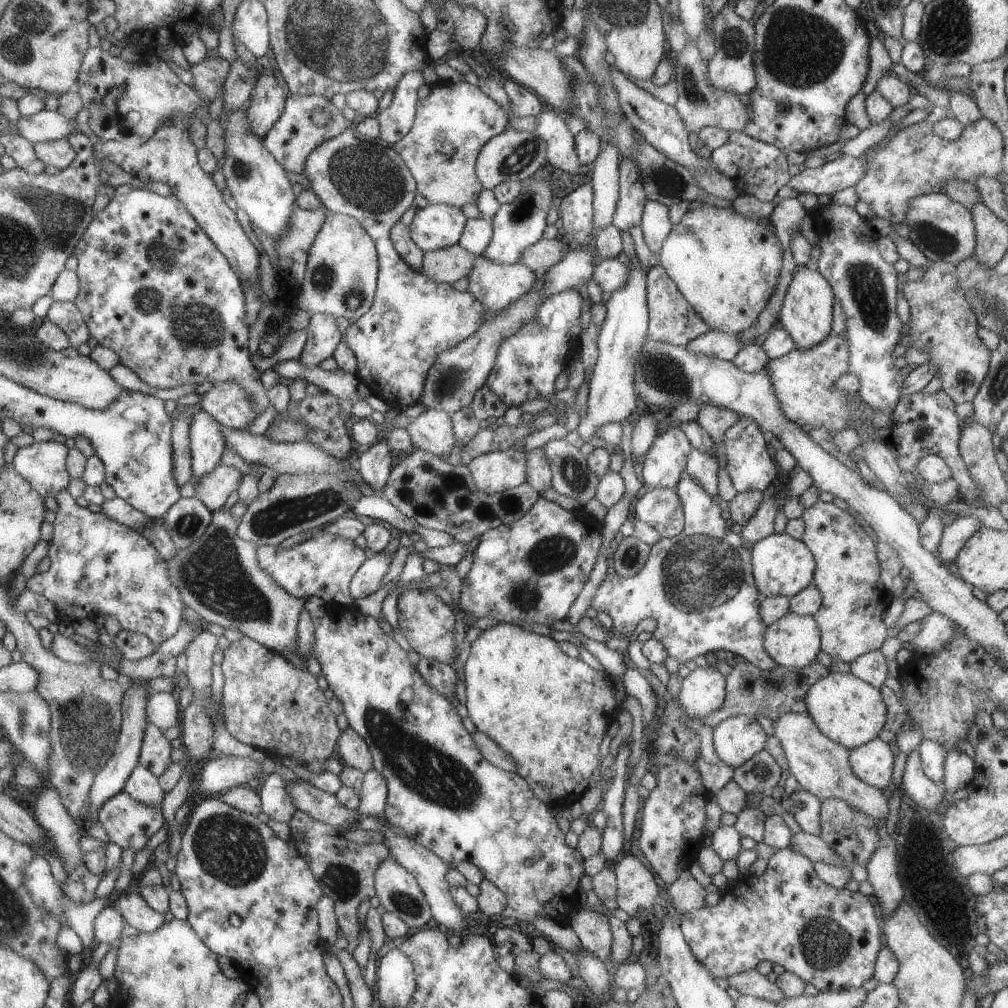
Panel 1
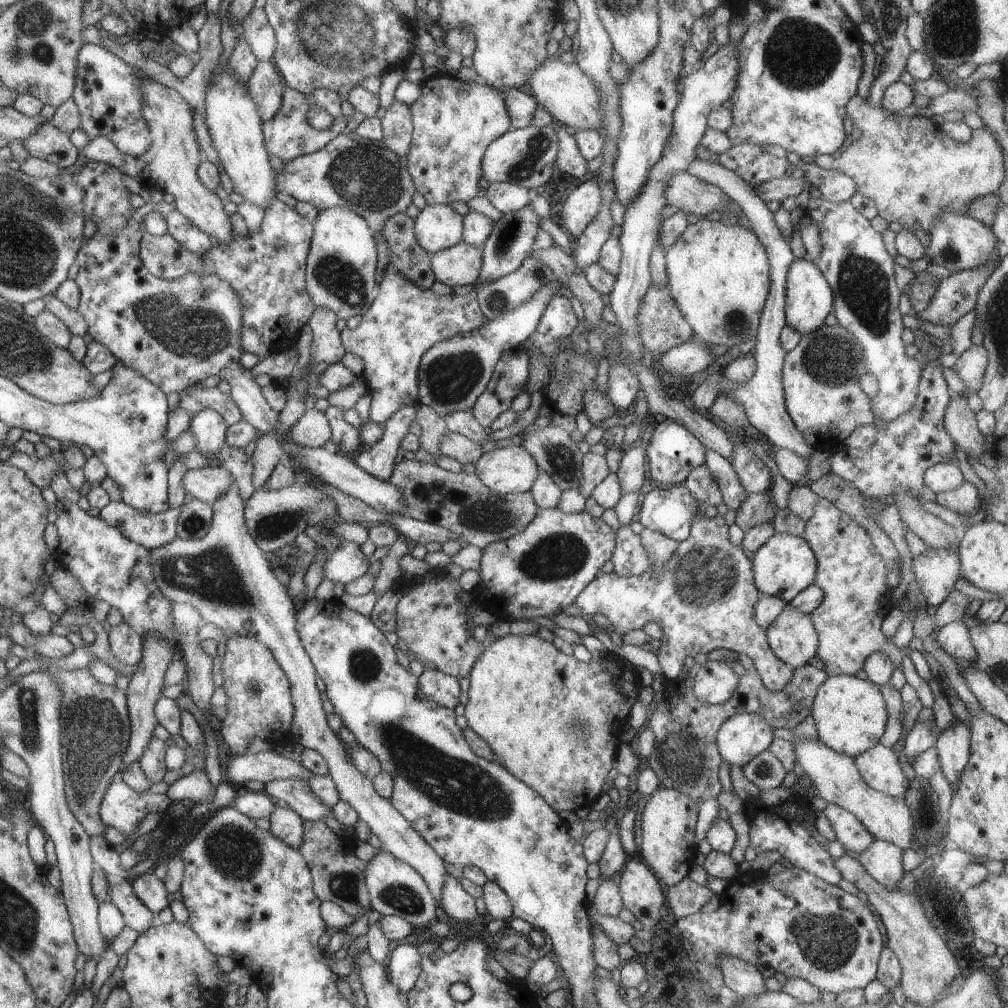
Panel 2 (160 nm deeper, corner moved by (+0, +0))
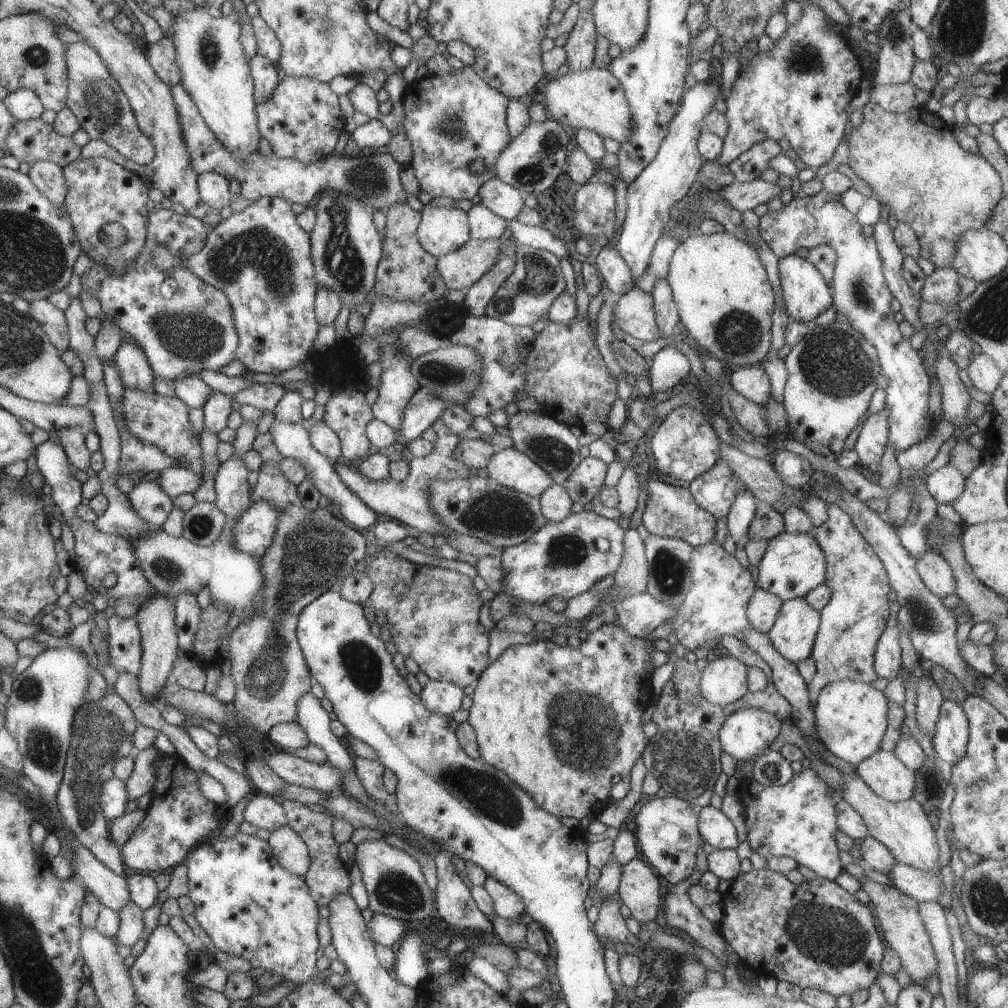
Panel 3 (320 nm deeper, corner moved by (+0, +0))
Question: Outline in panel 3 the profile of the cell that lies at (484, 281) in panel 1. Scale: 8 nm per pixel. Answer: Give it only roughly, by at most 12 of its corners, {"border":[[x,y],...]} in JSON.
{"border":[[517,244],[486,316],[531,327],[565,291],[560,258]]}

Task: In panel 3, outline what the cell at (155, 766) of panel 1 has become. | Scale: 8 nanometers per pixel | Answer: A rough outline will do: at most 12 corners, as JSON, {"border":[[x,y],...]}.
{"border":[[153,745],[134,752],[124,780],[127,800],[151,793],[155,782]]}

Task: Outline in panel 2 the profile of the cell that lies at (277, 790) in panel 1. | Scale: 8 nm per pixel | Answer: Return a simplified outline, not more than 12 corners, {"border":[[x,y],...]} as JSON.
{"border":[[276,805],[268,831],[284,845],[299,850],[302,818]]}

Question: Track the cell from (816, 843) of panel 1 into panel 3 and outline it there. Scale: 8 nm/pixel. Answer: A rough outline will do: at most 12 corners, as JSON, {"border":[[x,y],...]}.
{"border":[[859,882],[883,941],[911,981],[937,961],[918,902],[891,885]]}

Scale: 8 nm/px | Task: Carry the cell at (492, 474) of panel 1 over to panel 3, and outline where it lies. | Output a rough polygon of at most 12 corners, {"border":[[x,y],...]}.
{"border":[[515,447],[492,454],[487,477],[537,497],[554,482]]}

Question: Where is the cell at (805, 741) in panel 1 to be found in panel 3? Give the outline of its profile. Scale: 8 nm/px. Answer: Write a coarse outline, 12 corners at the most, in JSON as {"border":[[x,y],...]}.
{"border":[[856,772],[841,788],[897,863],[937,873],[935,830],[915,799],[892,803]]}

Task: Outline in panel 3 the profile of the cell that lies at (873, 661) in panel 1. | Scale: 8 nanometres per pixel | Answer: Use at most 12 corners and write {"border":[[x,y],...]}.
{"border":[[891,614],[877,639],[873,668],[878,678],[901,673],[898,620]]}

